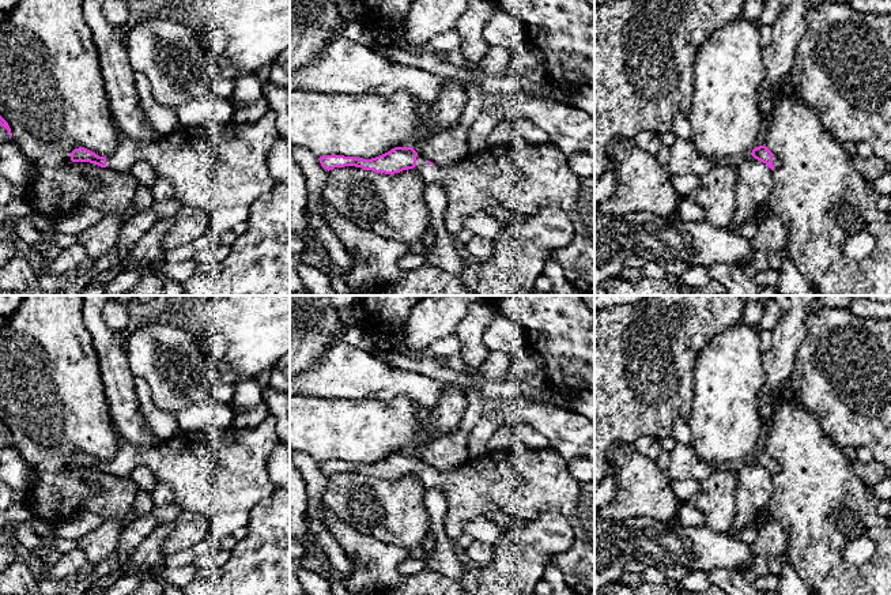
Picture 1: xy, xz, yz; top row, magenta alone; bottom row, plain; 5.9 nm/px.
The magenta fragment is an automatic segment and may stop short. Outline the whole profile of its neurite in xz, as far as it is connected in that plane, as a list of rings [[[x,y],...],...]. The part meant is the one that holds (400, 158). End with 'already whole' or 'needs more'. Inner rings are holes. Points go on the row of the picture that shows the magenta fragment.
[[[517,139],[507,146],[488,146],[484,151],[471,154],[457,165],[441,167],[422,158],[412,147],[394,147],[390,151],[371,158],[344,155],[320,157],[320,163],[328,172],[335,167],[356,166],[375,173],[394,174],[403,170],[416,170],[424,184],[439,184],[448,193],[445,227],[456,234],[467,216],[487,211],[492,200],[506,208],[513,216],[535,214],[540,207],[559,206],[573,223],[573,240],[563,248],[555,249],[550,259],[558,263],[567,282],[584,295],[594,295],[594,177],[575,174],[567,157],[554,143],[533,146]]]; needs more

